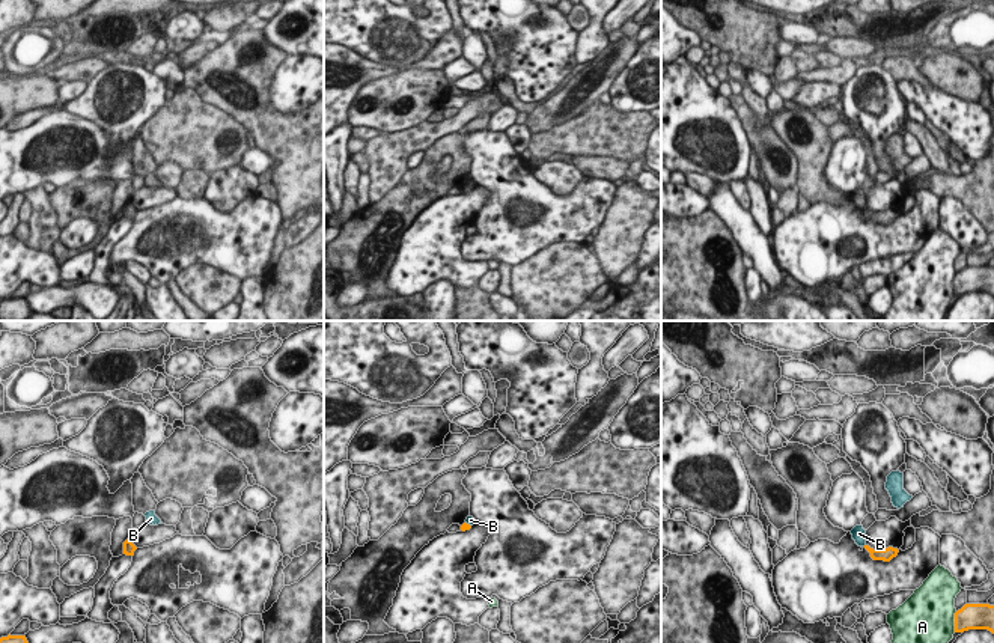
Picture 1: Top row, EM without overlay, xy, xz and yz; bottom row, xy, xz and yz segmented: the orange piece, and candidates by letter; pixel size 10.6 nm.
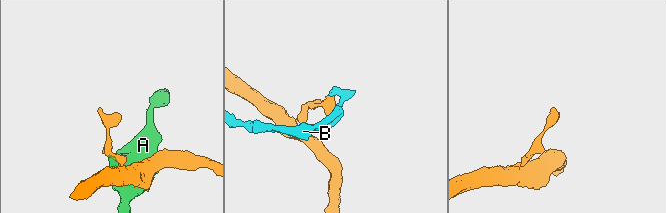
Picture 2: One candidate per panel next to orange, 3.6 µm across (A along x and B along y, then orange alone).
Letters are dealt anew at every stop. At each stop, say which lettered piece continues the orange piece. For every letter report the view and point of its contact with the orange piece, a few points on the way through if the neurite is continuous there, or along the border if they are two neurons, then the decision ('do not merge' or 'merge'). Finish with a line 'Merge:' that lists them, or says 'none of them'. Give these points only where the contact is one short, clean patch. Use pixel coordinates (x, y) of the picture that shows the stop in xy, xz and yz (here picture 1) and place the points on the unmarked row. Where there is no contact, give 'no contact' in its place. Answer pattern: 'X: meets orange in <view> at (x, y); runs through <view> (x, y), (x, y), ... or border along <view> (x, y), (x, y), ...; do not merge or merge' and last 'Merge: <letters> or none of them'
A: meets orange in yz at (955, 285); do not merge
B: meets orange in xz at (469, 187); border along xz (466, 184), (470, 188); do not merge
Merge: none of them

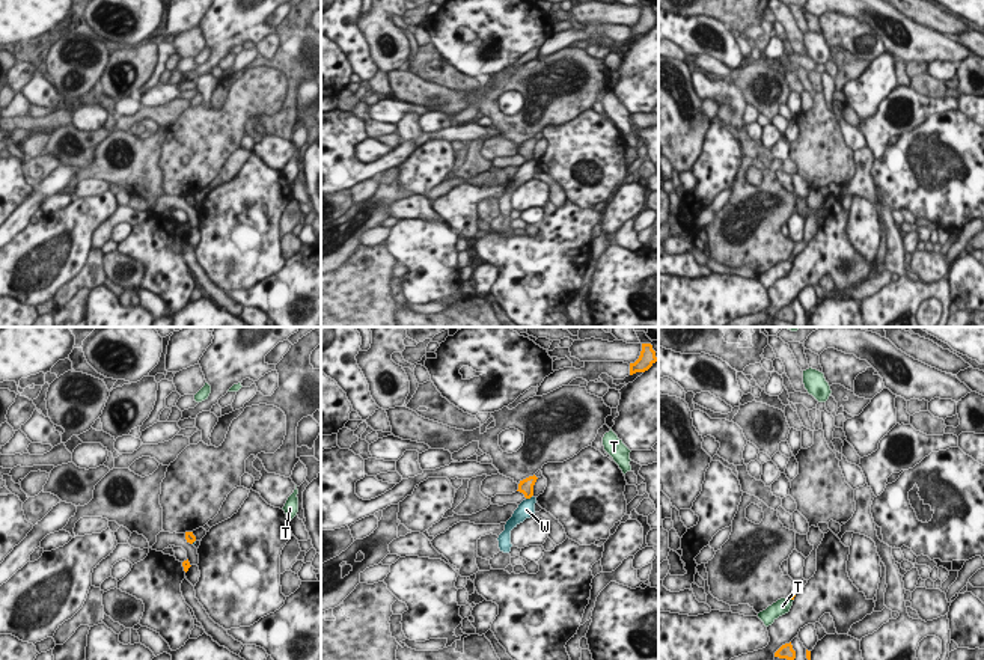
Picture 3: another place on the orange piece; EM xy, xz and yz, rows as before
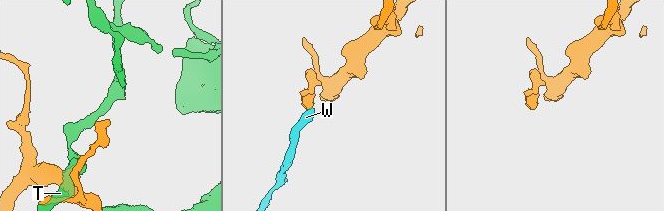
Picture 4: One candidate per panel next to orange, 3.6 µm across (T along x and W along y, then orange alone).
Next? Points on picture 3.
T: meets orange in yz at (791, 261); do not merge
W: meets orange in xz at (529, 160); border along xz (532, 157), (526, 161); do not merge
Merge: none of them

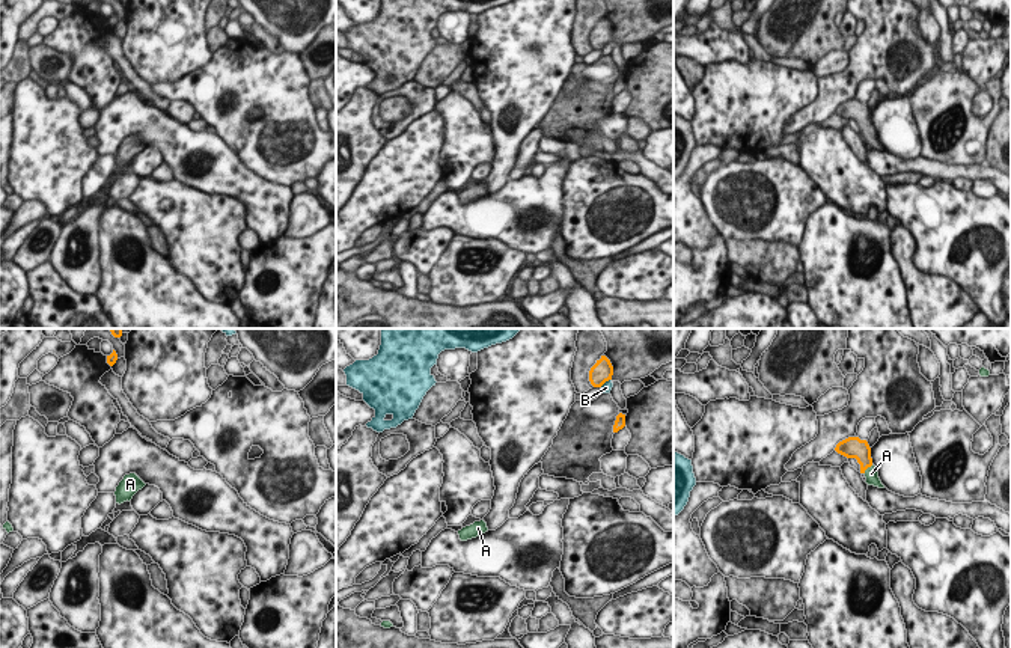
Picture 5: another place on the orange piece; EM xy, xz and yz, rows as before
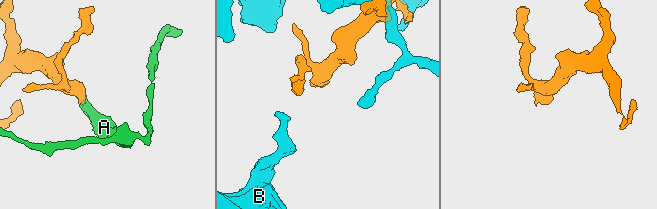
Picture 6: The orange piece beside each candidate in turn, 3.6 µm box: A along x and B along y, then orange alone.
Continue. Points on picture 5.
A: meets orange in yz at (867, 130); runs through yz (855, 110), (864, 119), (867, 130), (871, 136); merge
B: meets orange in xz at (604, 44); do not merge
Merge: A

